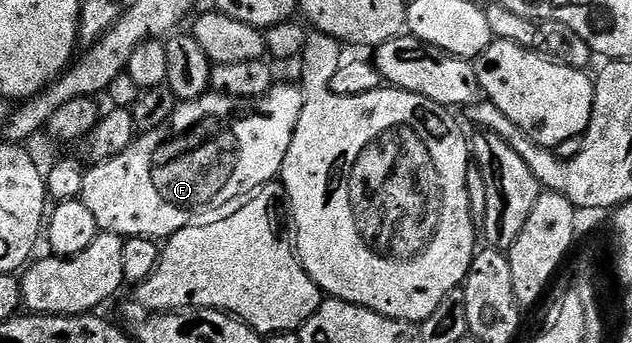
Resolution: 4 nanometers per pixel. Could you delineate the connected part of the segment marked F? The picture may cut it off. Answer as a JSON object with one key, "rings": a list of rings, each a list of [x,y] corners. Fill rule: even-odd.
{"rings":[[[274,84],[269,92],[255,99],[226,97],[224,93],[210,91],[199,99],[178,104],[169,121],[163,123],[162,126],[155,127],[154,130],[142,132],[137,140],[133,142],[133,145],[127,147],[127,151],[123,151],[123,155],[115,155],[115,159],[107,159],[106,161],[90,164],[85,171],[83,191],[79,199],[85,204],[87,211],[91,211],[91,215],[95,215],[95,223],[98,230],[103,233],[114,233],[126,239],[131,237],[167,239],[171,235],[183,231],[183,227],[194,224],[198,219],[204,218],[206,215],[216,214],[218,211],[224,210],[226,207],[232,206],[234,203],[240,202],[242,199],[256,193],[262,185],[268,185],[269,182],[278,180],[283,163],[287,159],[287,151],[291,147],[291,139],[295,135],[295,127],[299,123],[299,115],[305,106],[305,96],[302,90],[296,84],[293,85]]]}

